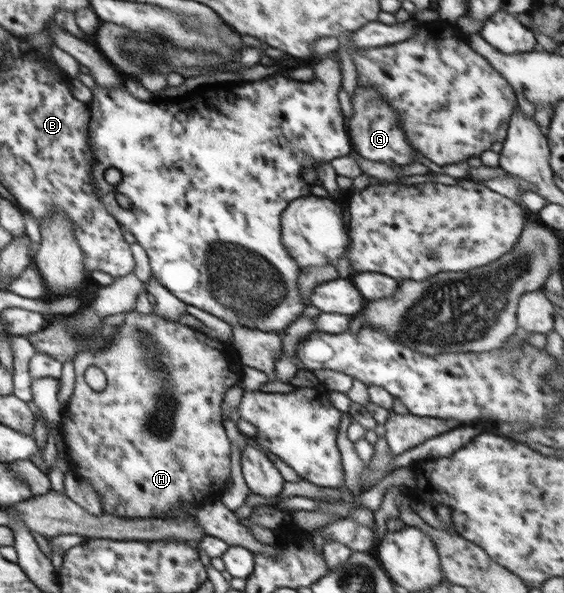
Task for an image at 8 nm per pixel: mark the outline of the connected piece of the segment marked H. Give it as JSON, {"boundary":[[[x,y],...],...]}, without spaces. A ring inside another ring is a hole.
{"boundary":[[[132,310],[126,312],[125,323],[117,326],[115,334],[110,338],[110,343],[98,351],[79,351],[73,358],[75,371],[75,390],[73,396],[65,404],[64,415],[61,422],[62,435],[66,440],[69,450],[68,467],[83,480],[86,480],[98,494],[99,504],[97,512],[121,518],[150,519],[163,516],[165,510],[180,508],[182,505],[193,503],[200,505],[203,496],[213,492],[223,492],[231,484],[231,441],[226,435],[221,413],[221,404],[229,388],[233,388],[240,380],[243,365],[237,352],[225,342],[203,333],[201,330],[192,329],[178,321],[168,321],[157,313],[141,314]],[[89,366],[97,366],[103,371],[107,379],[107,386],[102,392],[92,390],[84,379],[83,374]]]}

